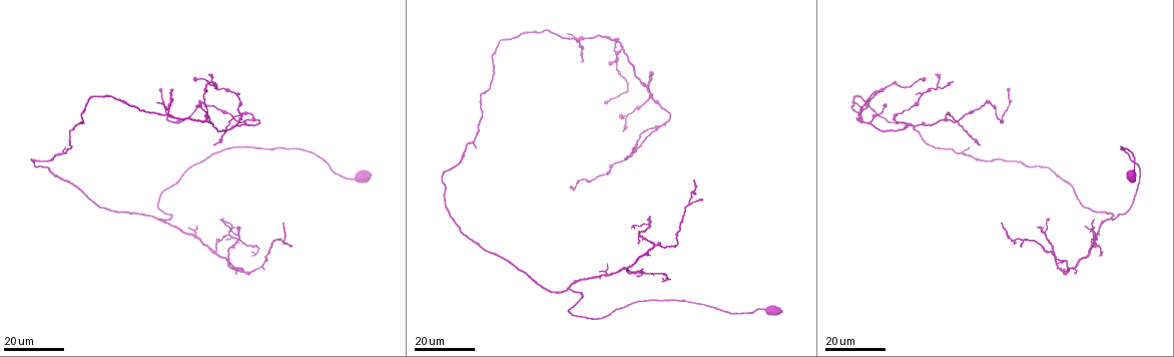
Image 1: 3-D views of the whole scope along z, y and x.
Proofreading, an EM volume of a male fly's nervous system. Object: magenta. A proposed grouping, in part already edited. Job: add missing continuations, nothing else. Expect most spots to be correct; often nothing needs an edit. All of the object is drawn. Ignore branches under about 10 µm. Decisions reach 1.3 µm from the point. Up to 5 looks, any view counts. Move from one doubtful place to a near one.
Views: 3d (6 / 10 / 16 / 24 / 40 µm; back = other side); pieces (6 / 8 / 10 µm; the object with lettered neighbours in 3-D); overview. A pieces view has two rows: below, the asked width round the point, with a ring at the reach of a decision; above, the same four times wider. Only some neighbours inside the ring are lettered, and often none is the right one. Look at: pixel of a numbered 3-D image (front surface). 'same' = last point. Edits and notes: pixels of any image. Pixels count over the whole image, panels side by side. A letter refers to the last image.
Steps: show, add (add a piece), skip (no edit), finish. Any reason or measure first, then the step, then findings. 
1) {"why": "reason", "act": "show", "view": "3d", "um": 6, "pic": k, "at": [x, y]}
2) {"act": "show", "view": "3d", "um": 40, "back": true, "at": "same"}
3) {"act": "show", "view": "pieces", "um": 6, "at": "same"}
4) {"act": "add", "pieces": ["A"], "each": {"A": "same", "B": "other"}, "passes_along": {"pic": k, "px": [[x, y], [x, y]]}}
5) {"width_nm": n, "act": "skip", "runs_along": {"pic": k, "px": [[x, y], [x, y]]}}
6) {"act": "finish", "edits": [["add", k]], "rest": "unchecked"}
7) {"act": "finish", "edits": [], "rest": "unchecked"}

{"why": "an open end", "act": "show", "view": "3d", "um": 24, "pic": 1, "at": [240, 228]}

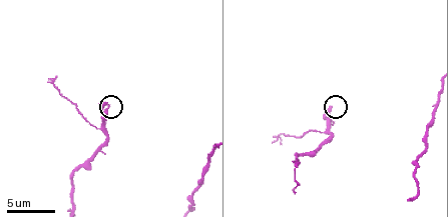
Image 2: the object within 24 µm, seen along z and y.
{"act": "show", "view": "pieces", "um": 8, "pic": 2, "at": [107, 103]}

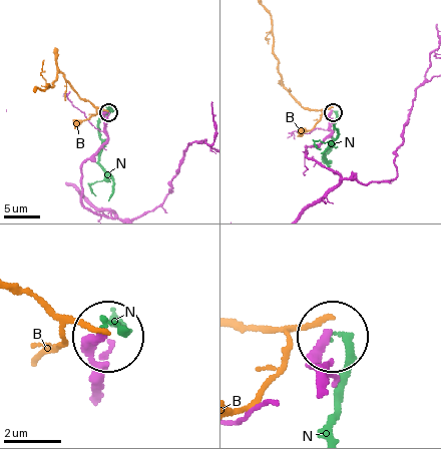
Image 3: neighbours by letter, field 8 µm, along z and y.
{"act": "skip", "each": {"B": "other", "N": "other"}, "found": "no lettered piece goes on from it"}

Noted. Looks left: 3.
{"why": "thin end", "act": "show", "view": "3d", "um": 24, "pic": 1, "at": [1001, 222]}

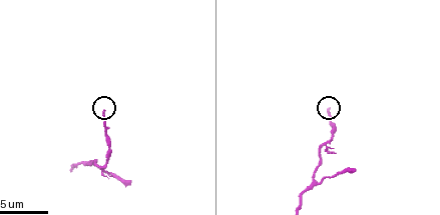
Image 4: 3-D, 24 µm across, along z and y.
{"act": "show", "view": "3d", "um": 10, "pic": 4, "at": [104, 110]}

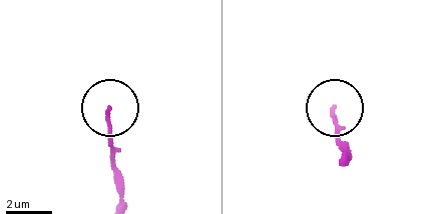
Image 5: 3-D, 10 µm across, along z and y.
{"act": "show", "view": "pieces", "um": 10, "pic": 5, "at": [109, 110]}

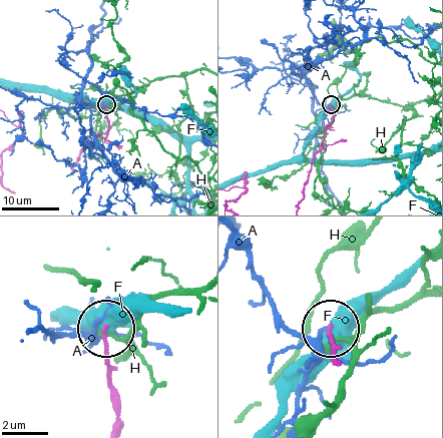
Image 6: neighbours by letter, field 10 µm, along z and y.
{"act": "skip", "each": {"A": "other", "F": "other", "H": "other"}, "found": "none of them fits"}

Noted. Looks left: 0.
{"act": "finish", "edits": [], "rest": "unchecked"}

